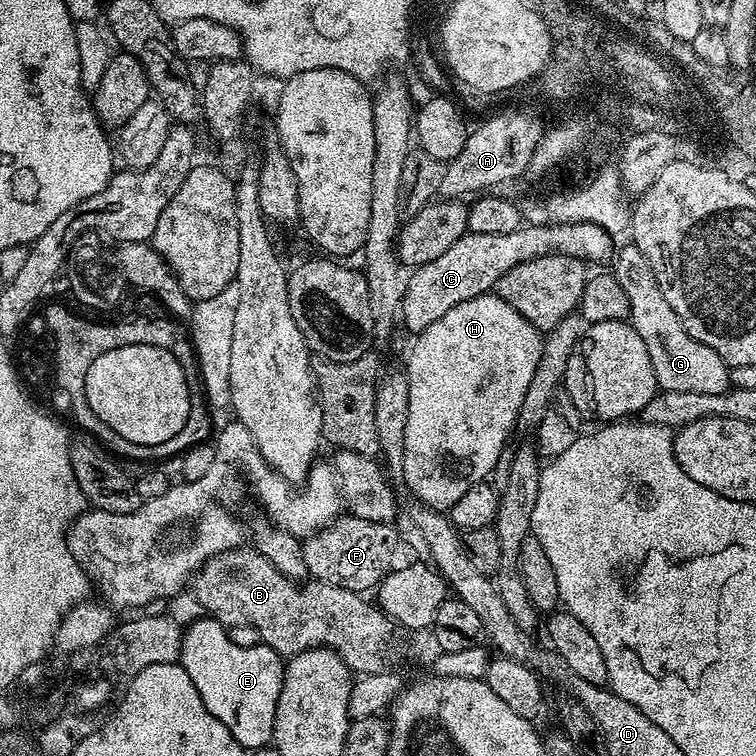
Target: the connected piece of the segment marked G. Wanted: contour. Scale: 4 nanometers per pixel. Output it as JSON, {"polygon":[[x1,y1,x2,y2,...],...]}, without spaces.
{"polygon":[[625,243,614,257,610,272,616,276,619,285,629,299,627,319,638,330,646,350,650,353,650,366,654,366,654,378,663,391,690,390,694,394,722,394,730,387,728,363,710,346,690,338,690,334,682,326,678,314,670,310,670,302,666,302,666,294,662,294,662,286,658,286,658,278,654,278,654,270,650,270,650,262,646,262,646,254,638,250,635,244]]}

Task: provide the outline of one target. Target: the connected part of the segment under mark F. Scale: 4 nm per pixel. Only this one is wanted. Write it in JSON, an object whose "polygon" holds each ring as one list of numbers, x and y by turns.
{"polygon":[[351,514,341,515,320,532,303,541,308,575,313,581,333,584,351,592,367,593,375,589,393,567,392,559,400,548,395,523,370,522]]}

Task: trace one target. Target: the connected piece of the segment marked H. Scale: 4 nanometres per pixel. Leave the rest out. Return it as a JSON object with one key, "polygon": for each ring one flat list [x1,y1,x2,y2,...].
{"polygon":[[495,294,470,298,470,302,458,302,438,322,430,322,426,330,415,337,408,352,408,385,410,386,410,410,406,414,406,434,402,450,403,487,413,492,415,499,428,508,451,510,454,502,470,490,470,486,484,482,494,462,513,435,518,410,538,360,542,358,544,336,510,302]]}

